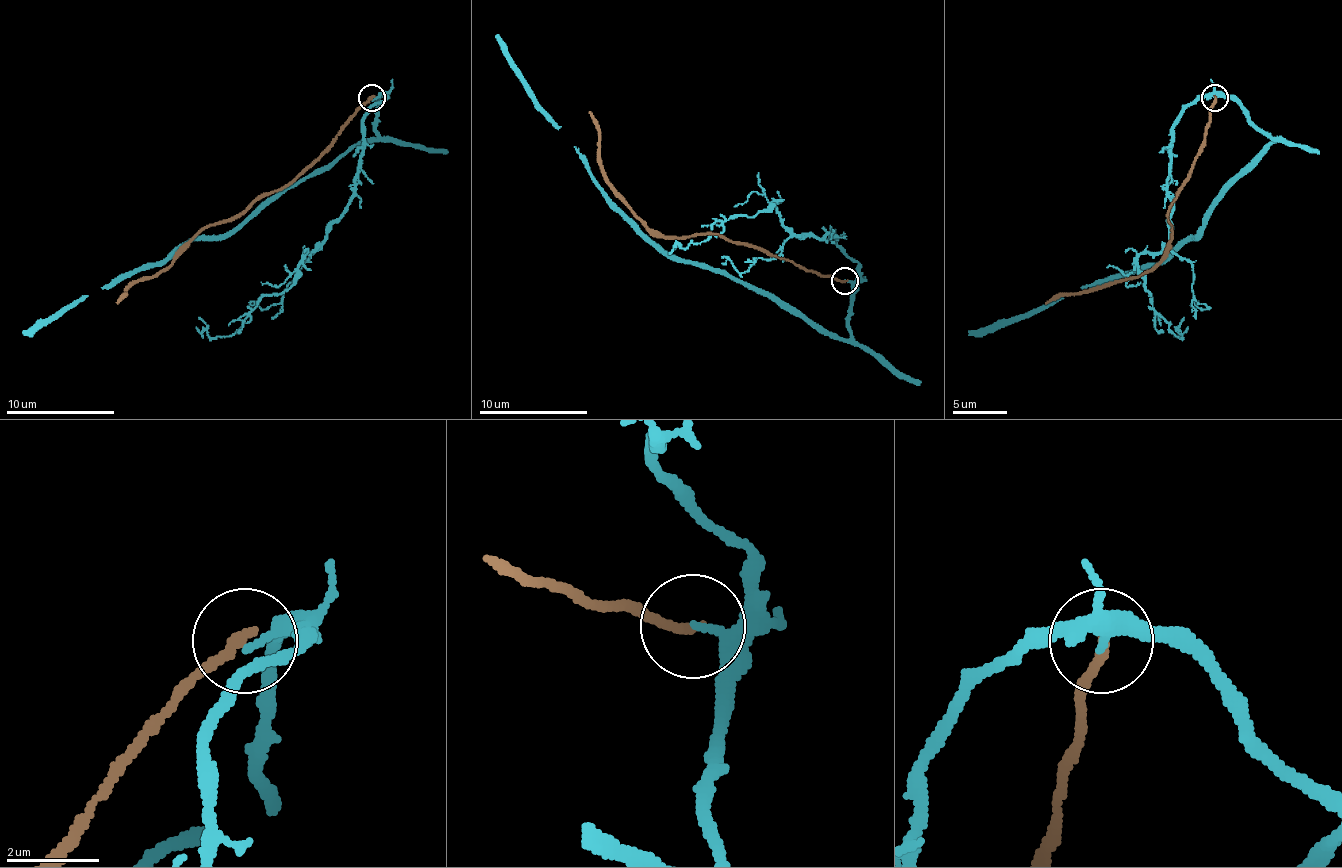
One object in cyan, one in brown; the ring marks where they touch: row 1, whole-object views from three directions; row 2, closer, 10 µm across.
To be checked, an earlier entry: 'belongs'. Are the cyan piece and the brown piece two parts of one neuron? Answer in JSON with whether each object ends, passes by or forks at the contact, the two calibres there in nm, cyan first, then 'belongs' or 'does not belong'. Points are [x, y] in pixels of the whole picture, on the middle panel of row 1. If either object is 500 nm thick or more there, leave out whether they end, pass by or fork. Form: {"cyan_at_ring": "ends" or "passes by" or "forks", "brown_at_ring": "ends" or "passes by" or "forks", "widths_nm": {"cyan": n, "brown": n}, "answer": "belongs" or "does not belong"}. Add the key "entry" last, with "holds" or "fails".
{"cyan_at_ring": "ends", "brown_at_ring": "ends", "widths_nm": {"cyan": 180, "brown": 240}, "answer": "does not belong", "entry": "fails"}

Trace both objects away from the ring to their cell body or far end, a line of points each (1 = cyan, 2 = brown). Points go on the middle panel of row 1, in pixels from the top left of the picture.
1: (847, 281), (852, 284), (847, 338), (709, 265), (671, 260), (606, 195), (587, 159), (536, 100), (495, 35)
2: (844, 281), (803, 270), (760, 249), (706, 235), (657, 235), (609, 181), (598, 149), (598, 124), (590, 111)

